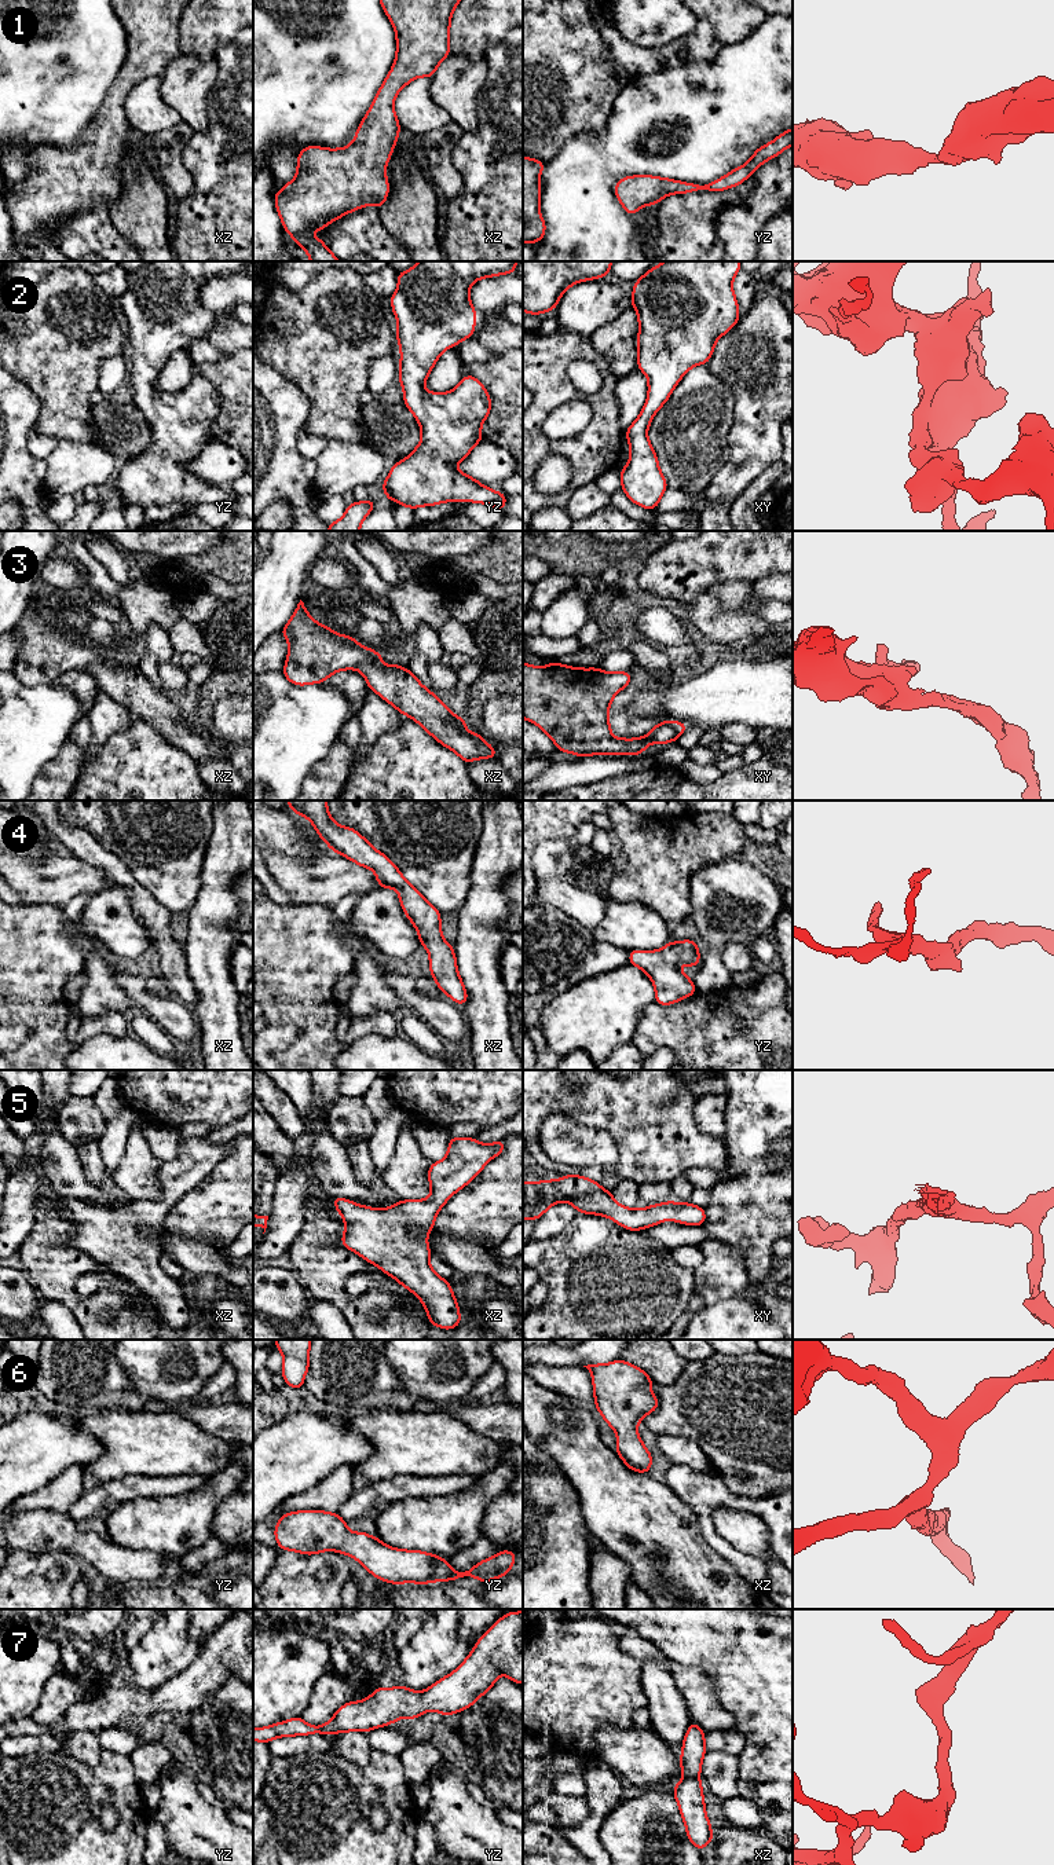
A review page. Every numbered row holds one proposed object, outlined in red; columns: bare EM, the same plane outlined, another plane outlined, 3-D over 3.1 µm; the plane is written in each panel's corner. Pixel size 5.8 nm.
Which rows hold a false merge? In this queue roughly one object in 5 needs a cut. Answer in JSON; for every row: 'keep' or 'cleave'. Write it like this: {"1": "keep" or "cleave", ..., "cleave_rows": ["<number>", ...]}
{"1": "keep", "2": "keep", "3": "keep", "4": "keep", "5": "keep", "6": "keep", "7": "keep", "cleave_rows": []}

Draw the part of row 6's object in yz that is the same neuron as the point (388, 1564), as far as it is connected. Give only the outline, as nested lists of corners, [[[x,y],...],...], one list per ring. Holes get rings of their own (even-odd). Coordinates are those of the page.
[[[300,1510],[285,1513],[274,1529],[279,1550],[307,1556],[333,1550],[348,1554],[361,1562],[372,1576],[396,1584],[450,1580],[472,1576],[486,1583],[509,1573],[516,1553],[502,1550],[465,1572],[455,1572],[450,1564],[435,1554],[421,1550],[400,1550],[387,1546],[367,1532],[351,1532],[338,1513]]]

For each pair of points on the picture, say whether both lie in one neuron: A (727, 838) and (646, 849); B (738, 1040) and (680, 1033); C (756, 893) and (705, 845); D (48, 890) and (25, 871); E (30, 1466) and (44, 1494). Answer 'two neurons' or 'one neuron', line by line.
A: one neuron
B: one neuron
C: two neurons
D: one neuron
E: two neurons

